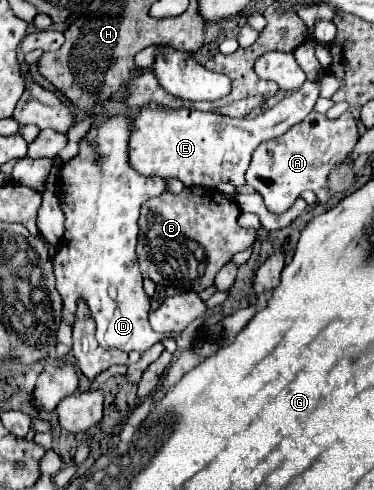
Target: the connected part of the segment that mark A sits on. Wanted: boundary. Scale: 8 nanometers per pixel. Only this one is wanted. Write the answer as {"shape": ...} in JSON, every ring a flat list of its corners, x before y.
{"shape":[[311,111,301,123,297,123,297,127,291,127,285,135,281,135,281,139,271,139,257,147,249,171,245,175,247,183,263,195,267,209,275,215,285,213,295,203,295,199,307,189,311,189,317,195,319,203,327,203,327,177,333,171,333,167,341,163,345,155,349,155,357,139,357,123,349,111,335,121,327,119,323,113]]}

